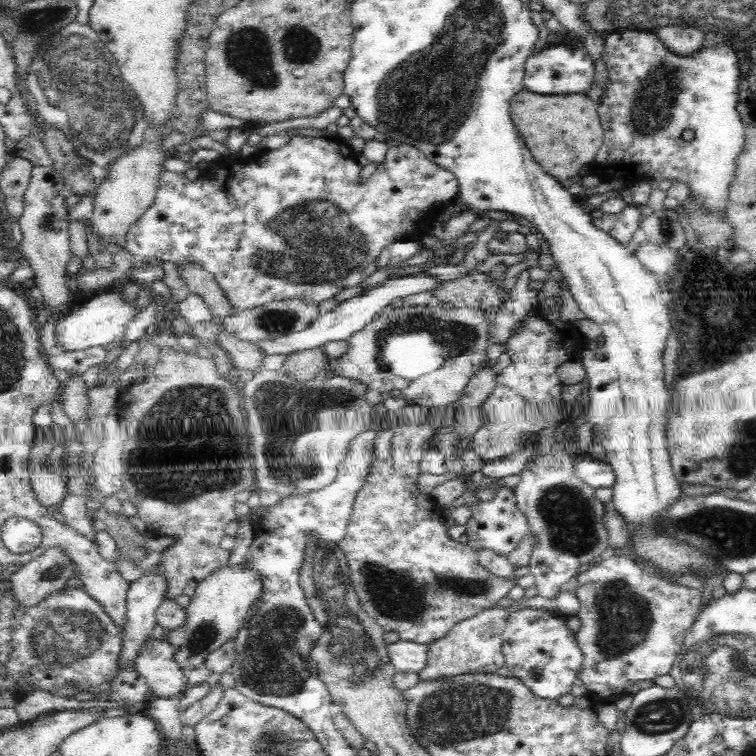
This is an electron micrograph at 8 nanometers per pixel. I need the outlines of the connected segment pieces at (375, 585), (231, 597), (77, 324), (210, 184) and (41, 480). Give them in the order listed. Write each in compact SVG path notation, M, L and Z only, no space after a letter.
M427 420L419 426L396 425L389 444L389 455L386 460L376 459L377 464L369 473L366 484L356 494L346 535L339 545L346 557L351 585L363 612L385 632L396 632L400 640L418 644L431 644L446 636L458 622L495 607L517 585L515 576L506 579L488 572L471 546L460 544L460 540L450 540L440 518L434 516L428 496L419 492L422 452L437 434L437 429L432 428Z
M224 566L216 570L206 580L198 584L196 594L192 596L190 605L185 608L186 623L176 630L167 631L166 641L172 645L173 659L178 668L187 674L194 668L202 667L205 660L214 650L222 648L228 640L233 640L248 614L248 608L258 600L261 593L259 576L251 570L240 566Z
M107 292L70 308L56 323L56 344L63 352L84 350L91 346L104 346L125 340L128 324L136 320L138 307L135 300L124 299L122 292Z
M291 136L286 140L284 146L273 151L257 151L248 157L240 155L224 157L223 161L219 162L220 168L214 166L206 174L204 182L194 184L189 179L186 180L184 176L176 176L170 171L162 172L157 178L157 192L152 204L128 228L125 248L138 261L146 256L146 258L157 258L162 263L190 262L198 264L199 267L214 277L218 288L236 312L250 310L250 308L256 308L256 306L262 306L268 302L280 302L280 300L301 300L304 304L320 304L340 290L360 284L360 274L362 274L364 266L368 266L374 260L374 256L378 257L378 254L381 253L380 250L383 250L386 244L394 242L394 238L402 236L402 232L408 228L420 228L420 226L426 228L428 226L424 220L426 212L440 206L440 202L450 200L458 190L456 175L432 162L419 148L415 147L415 144L390 143L386 160L377 166L373 175L364 184L358 182L358 173L361 169L359 157L353 153L342 156L338 150L340 150L340 140L337 138Z
M47 469L42 473L32 474L31 480L38 501L46 509L60 505L67 496L67 479L60 472L54 473Z

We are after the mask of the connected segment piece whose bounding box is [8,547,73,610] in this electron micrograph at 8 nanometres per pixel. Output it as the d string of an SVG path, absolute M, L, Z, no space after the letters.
M60 547L49 549L42 557L16 567L8 576L14 599L26 610L44 601L50 593L64 589L72 571L73 566Z

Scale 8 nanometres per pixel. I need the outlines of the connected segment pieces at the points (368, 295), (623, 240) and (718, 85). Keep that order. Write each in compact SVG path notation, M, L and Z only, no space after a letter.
M408 271L395 275L372 289L360 293L358 296L338 303L335 310L316 317L306 328L289 335L279 336L274 340L268 340L268 342L262 342L260 348L266 356L272 356L272 354L290 355L292 352L302 352L305 349L323 348L328 342L347 341L353 334L368 326L380 314L380 311L386 306L390 306L396 298L406 298L406 296L420 294L420 292L434 292L436 288L444 286L445 282L426 272L412 273Z
M626 205L618 214L604 214L600 218L592 217L592 224L615 237L620 244L626 246L632 240L634 232L640 228L642 213L639 206Z
M628 29L620 33L605 34L605 48L606 64L610 70L610 90L606 92L606 98L602 102L602 106L598 105L598 114L602 118L602 126L606 136L602 143L602 148L598 151L598 156L594 160L594 166L589 165L592 169L592 174L601 176L607 180L625 180L629 186L635 185L636 182L648 182L652 178L658 180L666 180L666 178L678 178L680 182L688 182L692 184L690 190L694 196L702 196L702 200L708 200L708 206L714 206L716 210L724 212L724 206L728 202L728 187L735 175L735 160L738 159L740 152L743 151L744 142L744 124L740 121L739 112L736 108L736 98L738 98L738 62L736 62L736 54L730 46L720 44L718 50L710 50L706 48L702 54L692 54L692 56L684 57L679 54L670 53L667 46L665 46L654 33L648 31L636 31L635 29Z

